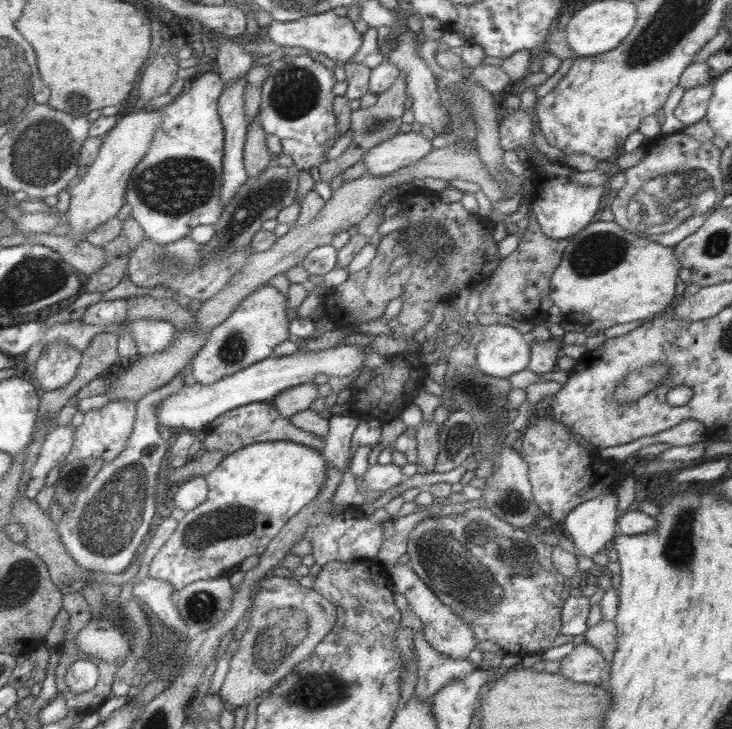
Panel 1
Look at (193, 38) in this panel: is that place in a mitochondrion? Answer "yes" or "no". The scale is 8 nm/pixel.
no

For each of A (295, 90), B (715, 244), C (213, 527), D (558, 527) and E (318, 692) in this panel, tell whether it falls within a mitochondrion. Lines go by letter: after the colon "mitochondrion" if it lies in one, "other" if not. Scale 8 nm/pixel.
A: mitochondrion
B: mitochondrion
C: mitochondrion
D: other
E: mitochondrion

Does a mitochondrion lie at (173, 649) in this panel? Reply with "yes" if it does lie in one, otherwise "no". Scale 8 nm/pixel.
yes

